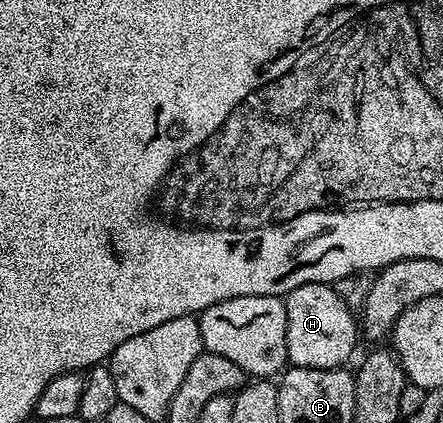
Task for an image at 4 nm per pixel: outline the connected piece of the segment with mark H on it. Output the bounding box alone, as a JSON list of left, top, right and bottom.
[283,283,358,369]

